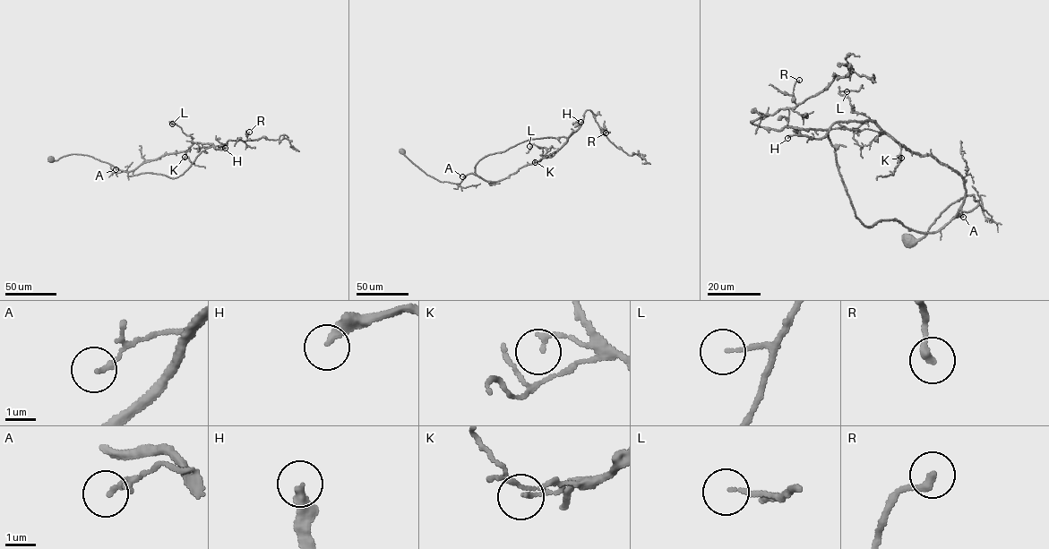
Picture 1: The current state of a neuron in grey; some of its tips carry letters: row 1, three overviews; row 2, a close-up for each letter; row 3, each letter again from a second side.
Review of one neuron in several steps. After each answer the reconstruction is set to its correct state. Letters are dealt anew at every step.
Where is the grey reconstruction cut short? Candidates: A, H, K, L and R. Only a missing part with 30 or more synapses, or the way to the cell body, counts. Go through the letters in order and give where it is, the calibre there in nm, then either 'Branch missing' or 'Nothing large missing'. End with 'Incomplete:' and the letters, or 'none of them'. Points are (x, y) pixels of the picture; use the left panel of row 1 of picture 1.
A: Place: (116, 169). Thickness 160 nm. Nothing large missing
H: Place: (225, 148). Thickness 320 nm. Branch missing
K: Place: (184, 157). Thickness 140 nm. Nothing large missing
L: Place: (172, 124). Thickness 110 nm. Nothing large missing
R: Place: (249, 132). Thickness 280 nm. Nothing large missing
Incomplete: H

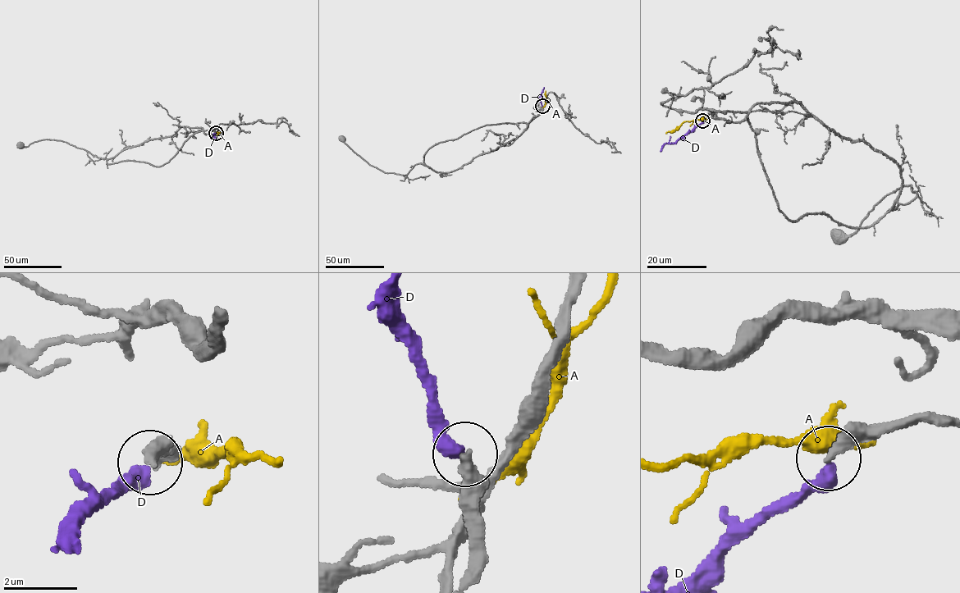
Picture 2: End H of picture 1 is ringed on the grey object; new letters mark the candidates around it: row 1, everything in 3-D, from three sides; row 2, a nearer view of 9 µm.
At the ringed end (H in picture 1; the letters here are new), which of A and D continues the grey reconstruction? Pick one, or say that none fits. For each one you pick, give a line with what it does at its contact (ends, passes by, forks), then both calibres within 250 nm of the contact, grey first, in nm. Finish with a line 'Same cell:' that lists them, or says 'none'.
D: it ends | 360/420 nm
Same cell: D

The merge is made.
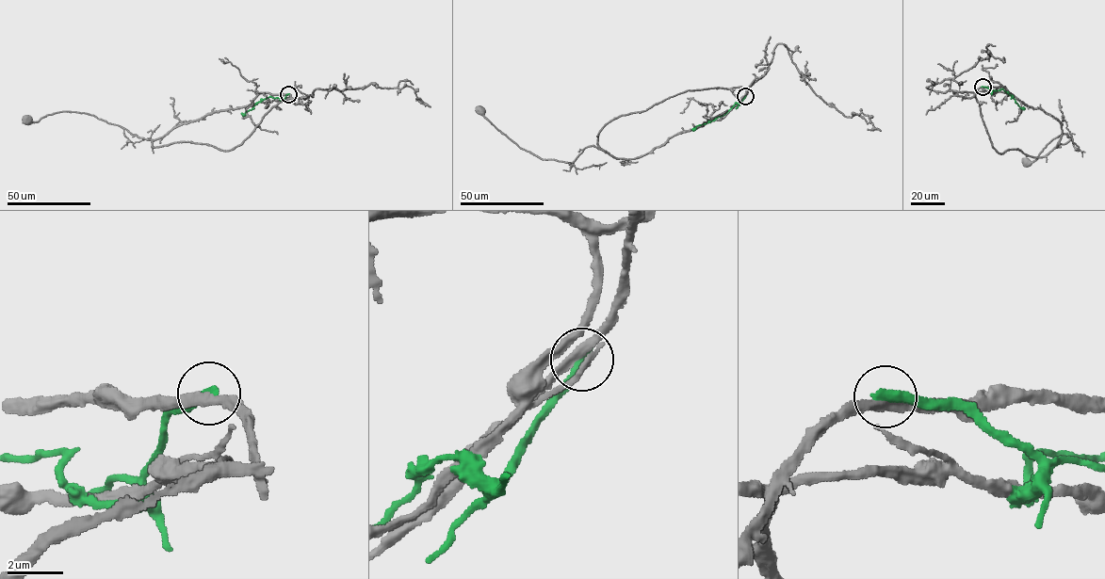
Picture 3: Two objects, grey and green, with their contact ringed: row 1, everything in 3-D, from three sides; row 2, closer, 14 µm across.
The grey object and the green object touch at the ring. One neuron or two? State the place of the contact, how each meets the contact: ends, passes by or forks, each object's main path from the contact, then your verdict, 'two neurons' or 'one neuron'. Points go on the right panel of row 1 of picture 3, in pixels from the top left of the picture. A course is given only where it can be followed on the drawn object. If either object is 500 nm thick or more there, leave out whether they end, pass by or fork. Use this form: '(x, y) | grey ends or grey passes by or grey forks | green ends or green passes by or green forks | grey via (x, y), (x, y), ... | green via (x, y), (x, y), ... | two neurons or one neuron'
(983, 87) | grey passes by | green ends | grey via (982, 87), (975, 94), (999, 152), (1017, 149), (1039, 157), (1070, 137), (1052, 139), (1027, 162) | green via (982, 87), (989, 88), (990, 92), (1002, 88), (1023, 106) | two neurons

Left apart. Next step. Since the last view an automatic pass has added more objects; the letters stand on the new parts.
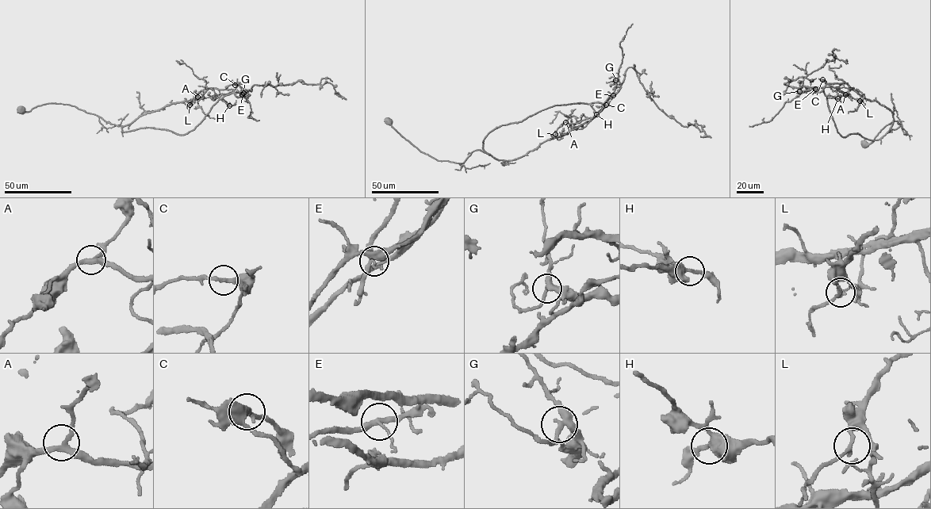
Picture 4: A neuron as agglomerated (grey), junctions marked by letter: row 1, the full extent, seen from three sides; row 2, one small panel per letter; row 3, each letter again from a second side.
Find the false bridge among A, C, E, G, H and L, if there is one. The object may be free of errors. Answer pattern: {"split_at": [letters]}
{"split_at": ["E"]}

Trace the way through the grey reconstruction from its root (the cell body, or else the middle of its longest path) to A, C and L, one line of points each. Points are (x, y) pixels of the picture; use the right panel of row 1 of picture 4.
A: (864, 144), (891, 122), (900, 124), (877, 139), (857, 133), (842, 136), (823, 89), (838, 88), (845, 94)
C: (864, 144), (871, 143), (891, 122), (900, 124), (877, 139), (857, 133), (842, 136), (829, 109), (822, 79)
L: (864, 144), (891, 122), (900, 124), (877, 139), (857, 133), (842, 136), (823, 89), (838, 88), (860, 101)

